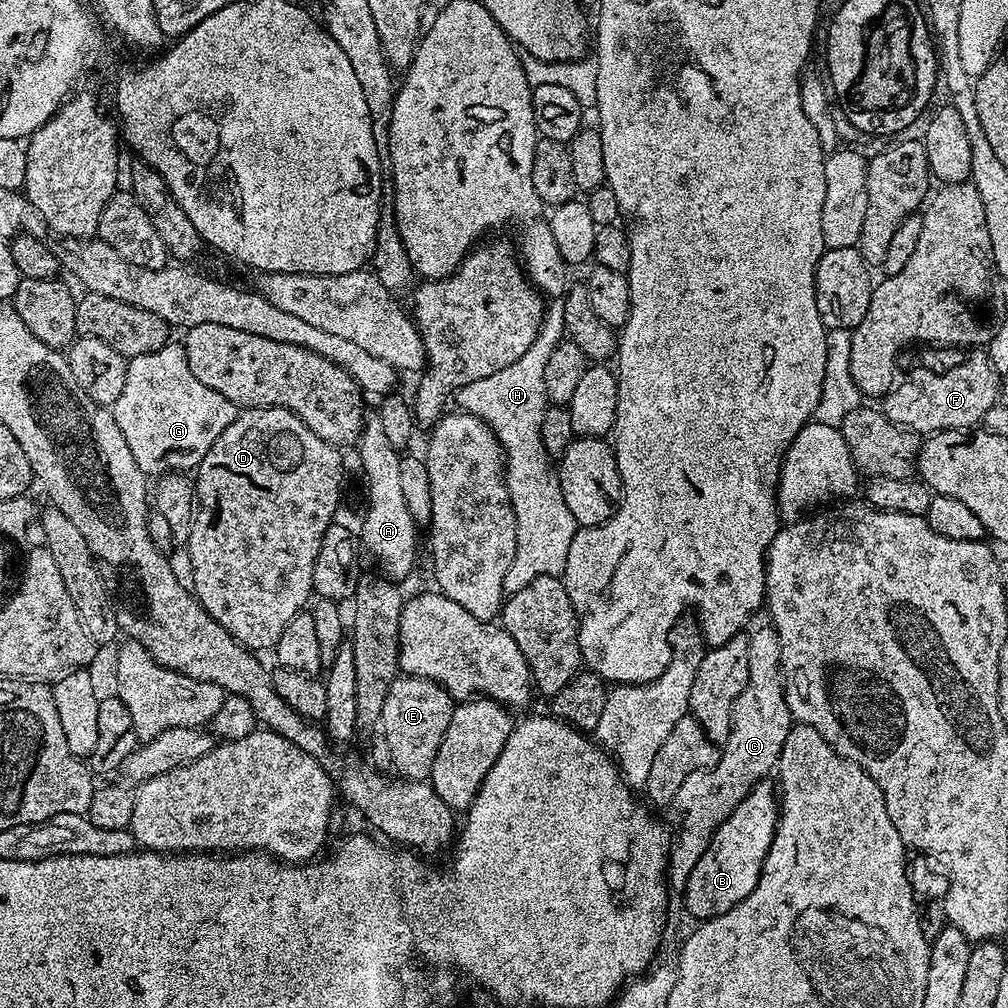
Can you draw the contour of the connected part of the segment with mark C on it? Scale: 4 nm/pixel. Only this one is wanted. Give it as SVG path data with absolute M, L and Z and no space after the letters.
M771 626L756 628L748 636L748 681L734 702L732 725L718 762L709 768L694 770L694 774L678 786L678 794L670 805L671 811L676 811L676 828L674 824L666 875L673 893L683 893L690 870L694 870L698 858L706 854L706 846L710 846L710 838L714 838L718 826L734 814L738 802L746 798L752 787L779 765L782 746L793 723L784 697L784 678L780 675L778 634Z

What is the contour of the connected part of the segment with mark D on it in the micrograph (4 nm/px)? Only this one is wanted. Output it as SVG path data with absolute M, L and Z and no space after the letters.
M271 406L245 408L236 415L234 422L230 422L230 426L226 426L226 430L222 430L218 442L214 442L214 446L206 450L194 469L194 515L186 541L188 560L192 563L190 588L200 605L208 611L210 618L218 621L236 639L236 643L249 650L275 649L278 638L282 638L282 630L286 630L286 626L296 615L305 611L306 605L313 599L314 562L324 541L325 530L337 519L336 507L340 504L340 483L344 480L344 460L340 457L340 452L337 445L318 438L318 434L314 434L314 430L307 428L302 418L298 418L290 410Z

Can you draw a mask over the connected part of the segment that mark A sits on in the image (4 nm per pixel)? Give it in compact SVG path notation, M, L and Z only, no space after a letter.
M372 414L364 421L364 427L360 429L360 468L364 471L364 480L368 483L368 509L364 512L364 525L358 528L358 536L362 541L362 548L376 559L376 564L381 573L393 582L401 582L412 572L412 567L416 564L416 532L418 525L414 518L410 518L410 510L406 510L406 501L400 489L400 465L401 453L386 439L386 434L382 431L382 422L379 415Z

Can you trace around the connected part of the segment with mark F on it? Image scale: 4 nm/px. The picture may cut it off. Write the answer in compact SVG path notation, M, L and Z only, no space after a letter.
M983 351L969 352L972 353L961 364L956 364L945 372L920 368L917 372L910 373L901 384L899 381L889 388L882 397L884 416L890 418L890 422L917 434L945 432L955 428L971 429L979 425L984 415L1000 399L1001 373L997 372Z

